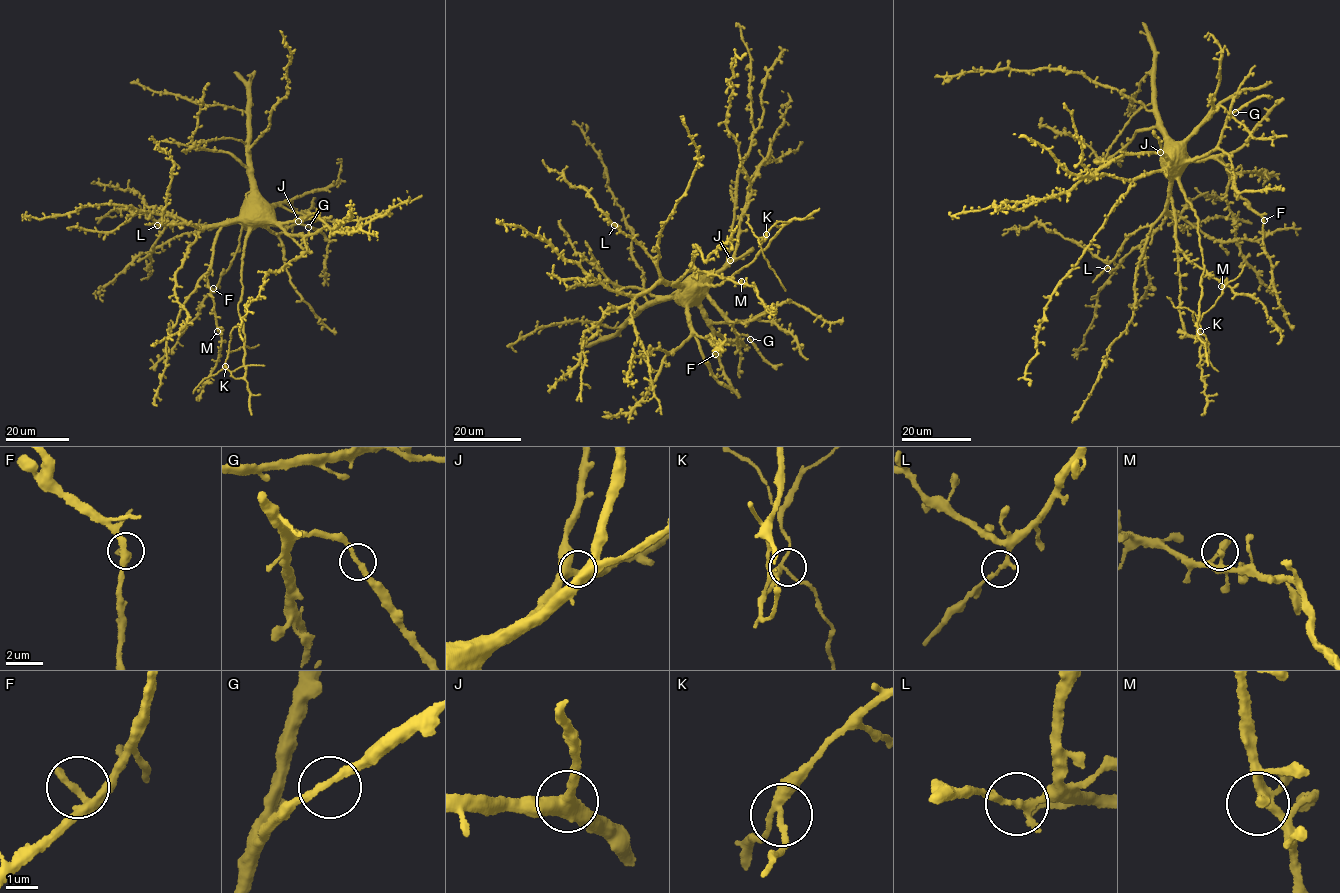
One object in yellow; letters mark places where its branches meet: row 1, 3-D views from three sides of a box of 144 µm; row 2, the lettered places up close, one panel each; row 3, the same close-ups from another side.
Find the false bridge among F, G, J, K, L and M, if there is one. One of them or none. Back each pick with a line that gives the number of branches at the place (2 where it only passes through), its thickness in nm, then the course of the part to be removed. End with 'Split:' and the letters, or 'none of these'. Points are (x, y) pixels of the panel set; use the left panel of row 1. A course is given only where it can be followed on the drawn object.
Split: none of these

